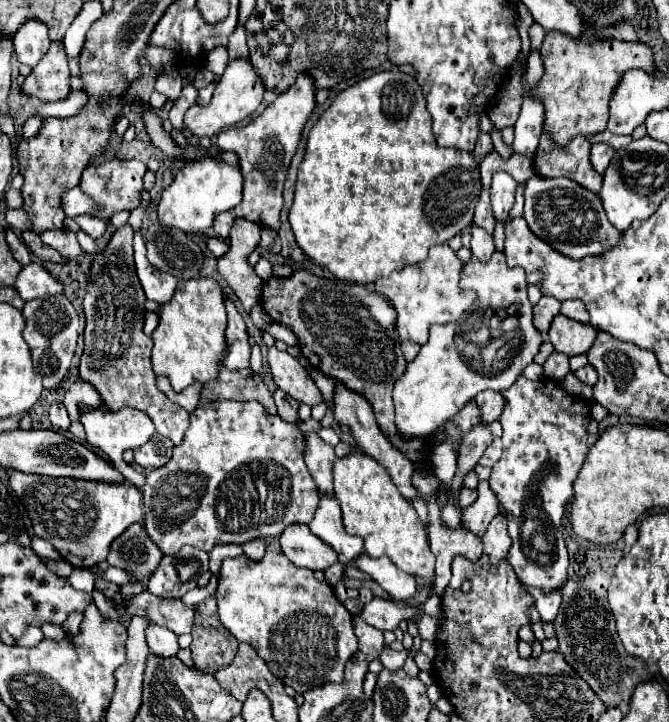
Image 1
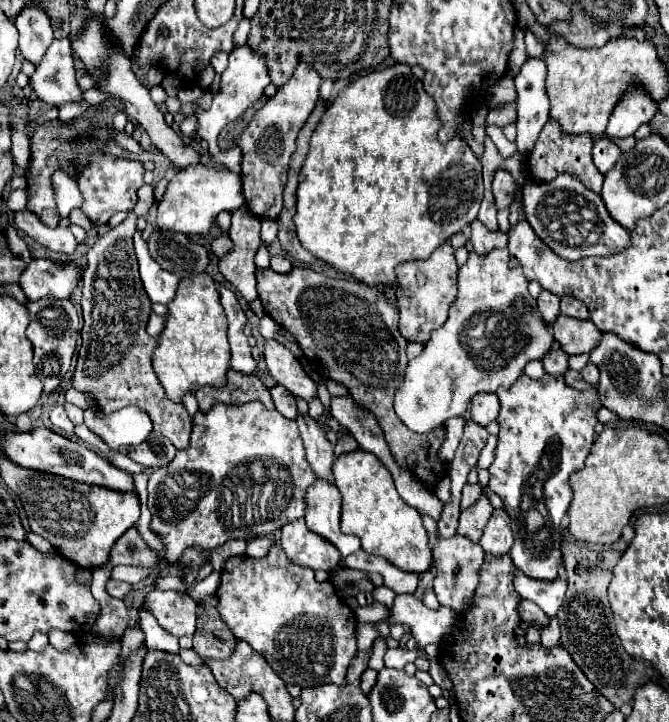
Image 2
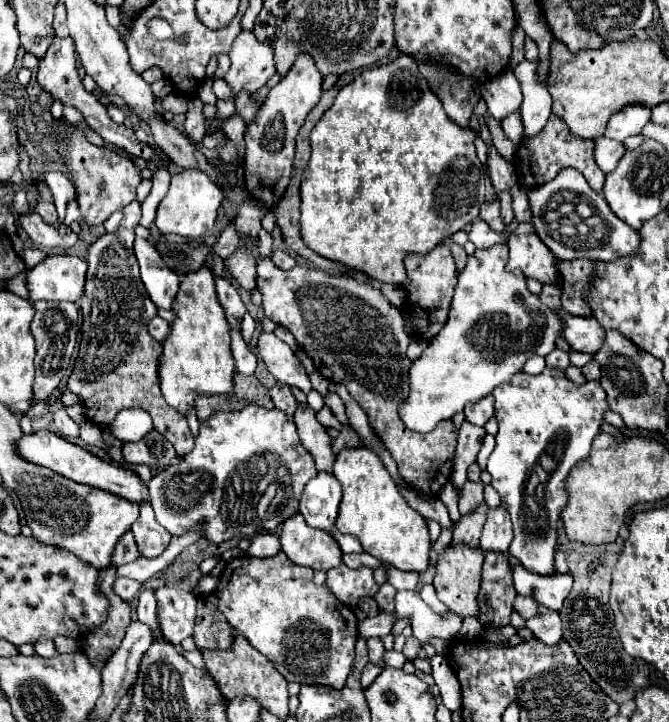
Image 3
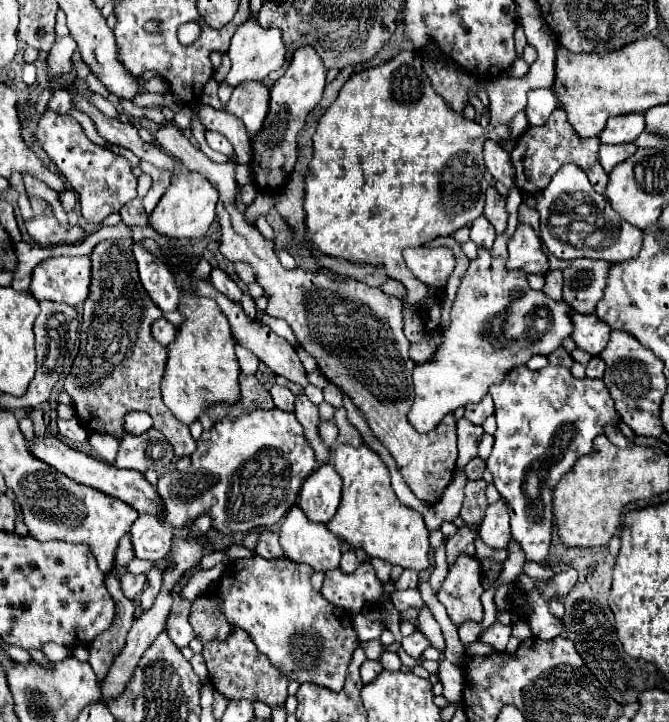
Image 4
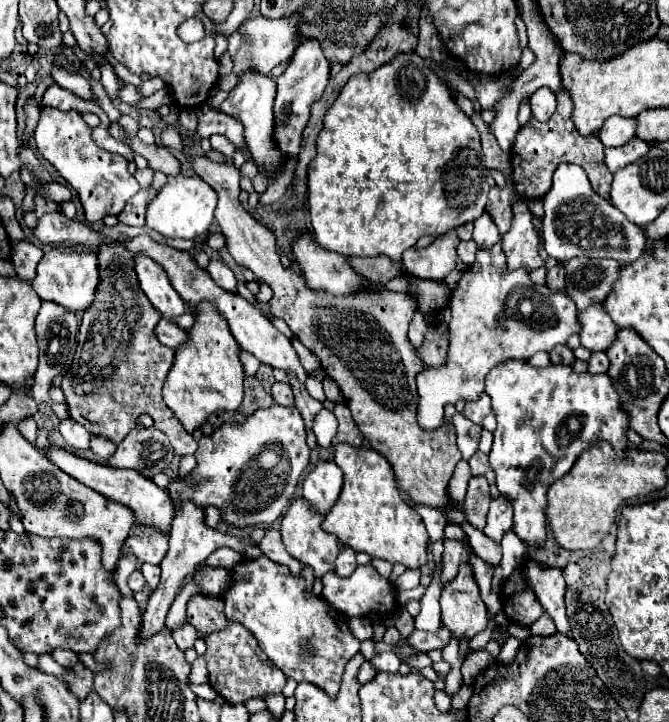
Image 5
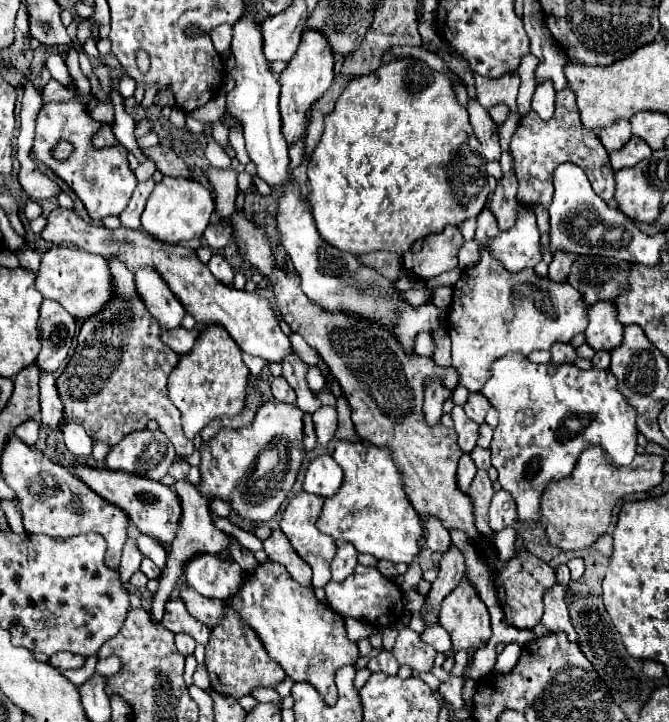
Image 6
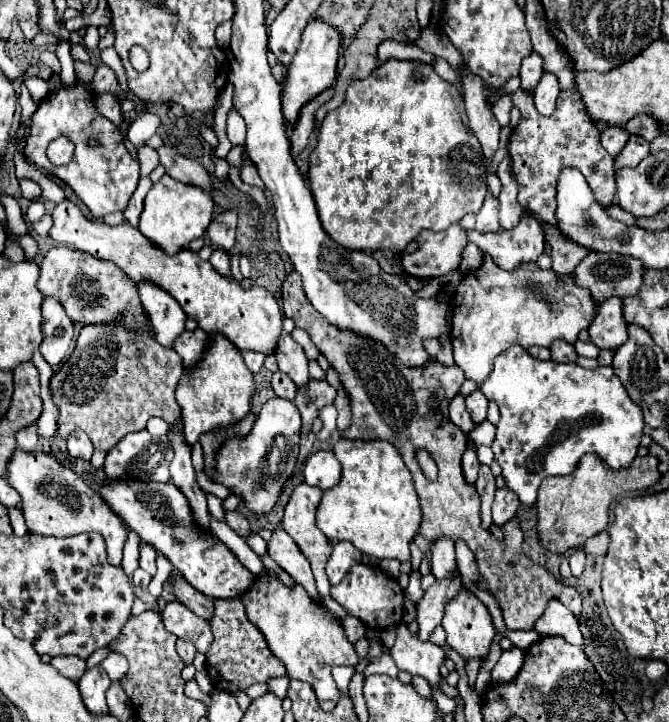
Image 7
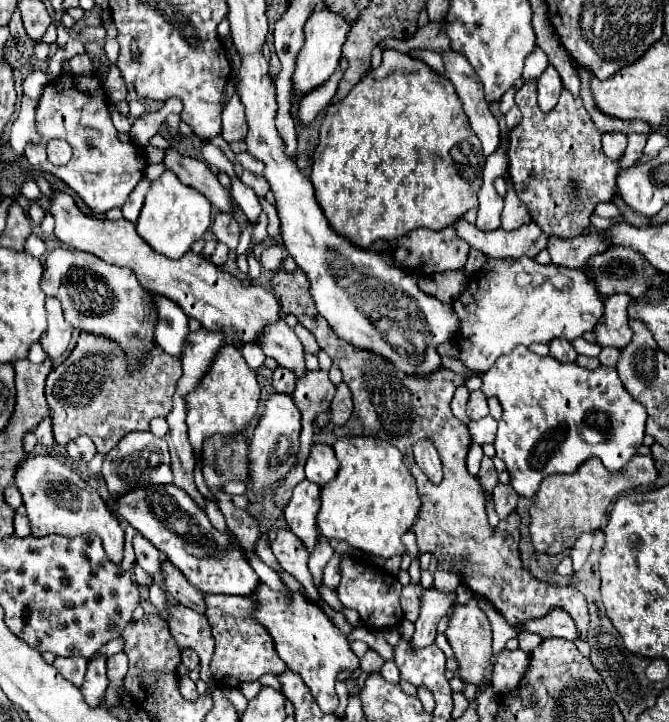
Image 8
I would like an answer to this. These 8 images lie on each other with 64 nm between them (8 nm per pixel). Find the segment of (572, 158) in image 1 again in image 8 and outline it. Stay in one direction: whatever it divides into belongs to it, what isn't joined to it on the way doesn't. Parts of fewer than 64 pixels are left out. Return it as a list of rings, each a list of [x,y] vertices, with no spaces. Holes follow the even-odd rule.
[[[530,80],[524,88],[516,92],[516,104],[522,112],[520,124],[508,134],[508,174],[516,188],[518,198],[532,212],[532,220],[544,230],[546,236],[572,238],[580,234],[584,224],[590,224],[590,216],[598,202],[610,202],[616,190],[616,176],[620,172],[618,162],[610,160],[602,152],[600,132],[592,124],[588,112],[580,98],[572,98],[568,90],[562,90],[558,104],[550,112],[542,112],[536,100],[536,80]],[[570,188],[580,188],[580,200],[572,196]]]

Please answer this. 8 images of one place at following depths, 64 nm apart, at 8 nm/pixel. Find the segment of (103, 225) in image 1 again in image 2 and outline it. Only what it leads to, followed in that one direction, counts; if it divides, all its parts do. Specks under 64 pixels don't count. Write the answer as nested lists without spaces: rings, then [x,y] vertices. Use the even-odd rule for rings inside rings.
[[[74,208],[74,210],[70,212],[70,222],[72,222],[72,224],[82,226],[84,230],[90,230],[90,228],[92,228],[92,222],[88,220],[88,216],[86,216],[80,208]]]

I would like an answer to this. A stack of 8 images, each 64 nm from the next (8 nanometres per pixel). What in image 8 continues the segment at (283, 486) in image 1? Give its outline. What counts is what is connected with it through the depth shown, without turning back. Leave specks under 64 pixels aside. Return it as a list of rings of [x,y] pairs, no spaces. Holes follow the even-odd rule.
[[[272,394],[264,404],[264,414],[254,430],[250,452],[248,452],[248,474],[252,478],[252,490],[262,492],[264,488],[272,486],[274,482],[282,480],[286,472],[296,462],[296,454],[300,448],[300,430],[302,430],[302,416],[296,408],[296,402],[290,394]]]

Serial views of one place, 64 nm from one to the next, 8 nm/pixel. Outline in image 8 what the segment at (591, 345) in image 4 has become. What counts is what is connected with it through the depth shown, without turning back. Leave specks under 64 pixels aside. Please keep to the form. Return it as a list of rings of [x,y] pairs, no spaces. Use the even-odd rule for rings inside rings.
[[[612,294],[606,298],[604,316],[594,328],[600,346],[626,348],[632,342],[632,328],[628,324],[628,306],[632,300],[634,298],[628,294]]]

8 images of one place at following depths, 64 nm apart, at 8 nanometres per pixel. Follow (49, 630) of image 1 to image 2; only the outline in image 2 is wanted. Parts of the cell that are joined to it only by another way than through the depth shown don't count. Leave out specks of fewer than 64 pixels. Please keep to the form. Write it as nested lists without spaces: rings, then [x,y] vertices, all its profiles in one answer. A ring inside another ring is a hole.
[[[50,630],[48,632],[48,638],[50,638],[50,644],[56,648],[56,650],[68,650],[70,646],[74,646],[78,642],[78,638],[70,632],[62,632],[62,630]]]

